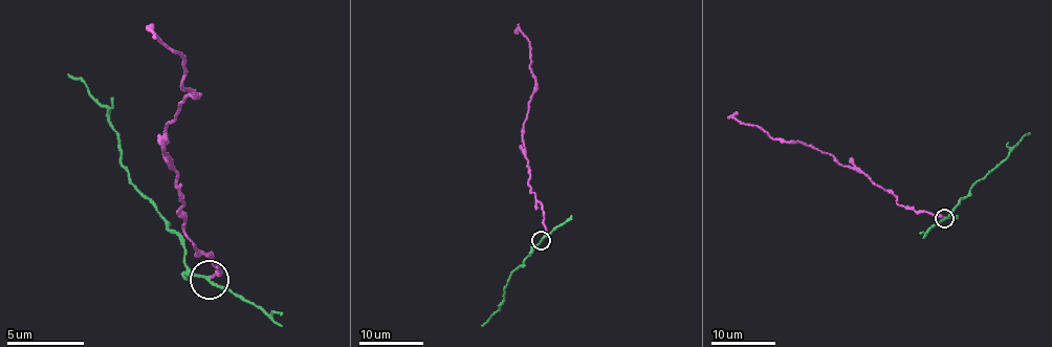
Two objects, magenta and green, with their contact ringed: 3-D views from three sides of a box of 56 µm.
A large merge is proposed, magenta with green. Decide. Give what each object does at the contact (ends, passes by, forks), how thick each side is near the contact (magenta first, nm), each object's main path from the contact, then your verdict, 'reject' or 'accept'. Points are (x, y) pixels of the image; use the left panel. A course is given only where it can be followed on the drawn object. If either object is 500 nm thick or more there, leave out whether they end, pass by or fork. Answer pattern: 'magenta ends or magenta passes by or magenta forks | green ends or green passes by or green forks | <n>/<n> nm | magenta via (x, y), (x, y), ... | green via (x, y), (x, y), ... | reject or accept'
magenta ends | green passes by | 190/180 nm | magenta via (210, 279), (214, 259), (183, 229), (163, 155), (163, 132), (195, 98), (183, 59), (145, 24) | green via (210, 279), (183, 259), (183, 244), (129, 182), (110, 113), (68, 74) | reject

